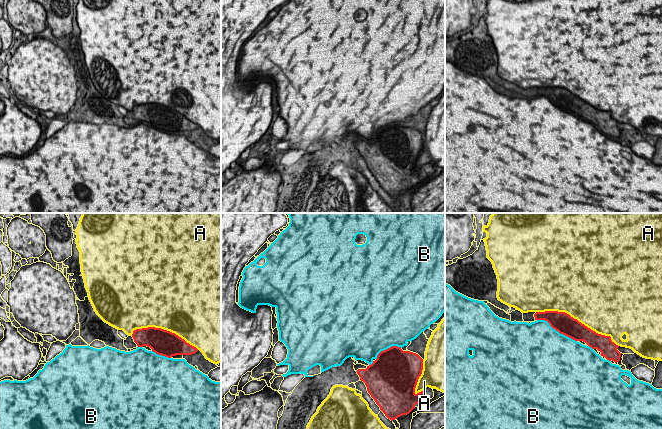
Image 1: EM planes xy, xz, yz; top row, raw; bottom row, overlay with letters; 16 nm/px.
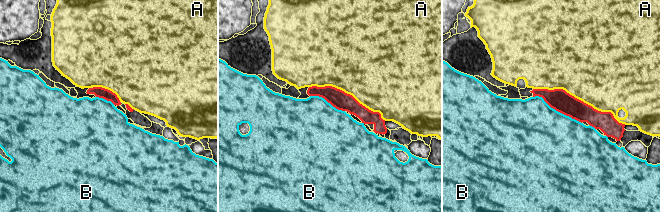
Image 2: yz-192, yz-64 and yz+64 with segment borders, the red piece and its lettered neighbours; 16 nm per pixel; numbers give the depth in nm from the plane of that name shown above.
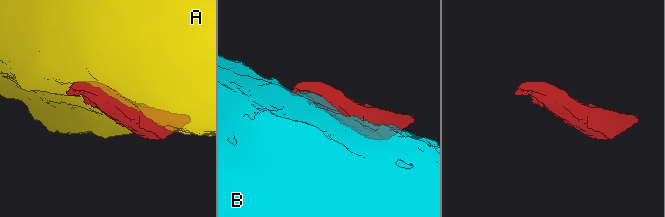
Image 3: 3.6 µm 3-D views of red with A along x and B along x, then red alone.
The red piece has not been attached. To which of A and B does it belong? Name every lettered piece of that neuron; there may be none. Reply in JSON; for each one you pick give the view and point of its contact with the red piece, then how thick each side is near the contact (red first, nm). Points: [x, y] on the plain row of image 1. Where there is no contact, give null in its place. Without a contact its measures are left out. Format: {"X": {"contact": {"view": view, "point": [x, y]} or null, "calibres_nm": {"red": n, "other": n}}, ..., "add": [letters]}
{"add": []}

